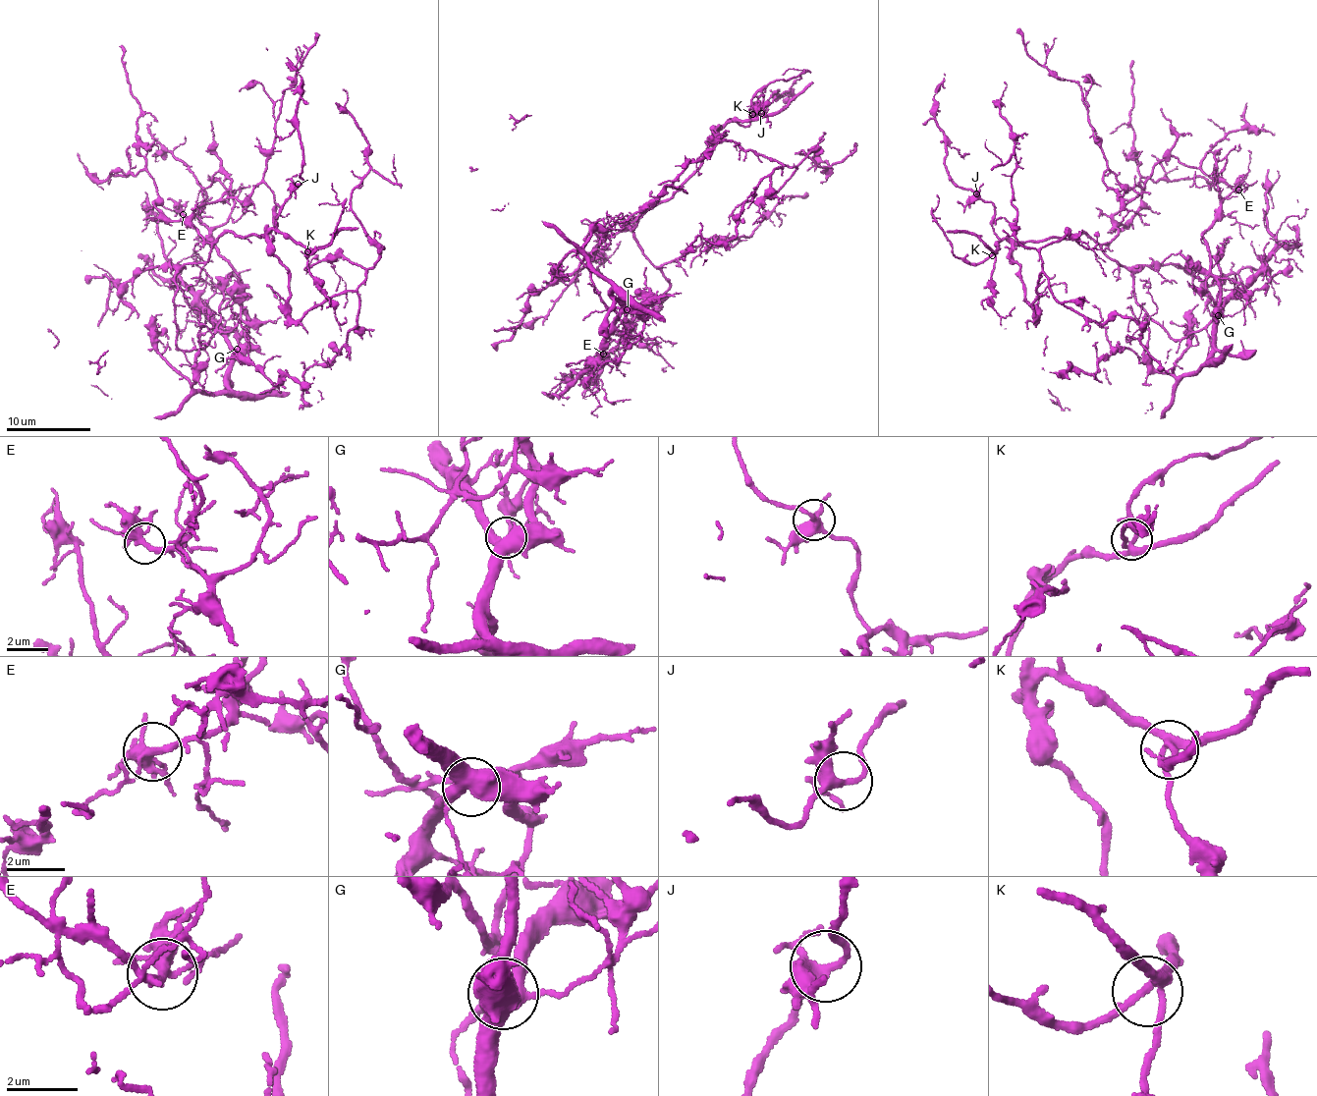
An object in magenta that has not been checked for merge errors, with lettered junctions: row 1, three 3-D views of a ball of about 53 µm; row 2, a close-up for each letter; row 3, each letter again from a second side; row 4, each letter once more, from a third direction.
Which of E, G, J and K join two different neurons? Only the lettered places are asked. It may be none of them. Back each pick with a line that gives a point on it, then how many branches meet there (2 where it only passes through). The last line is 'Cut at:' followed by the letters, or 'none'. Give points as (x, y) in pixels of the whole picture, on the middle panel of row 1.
E: (603, 354) | 4
Cut at: E

